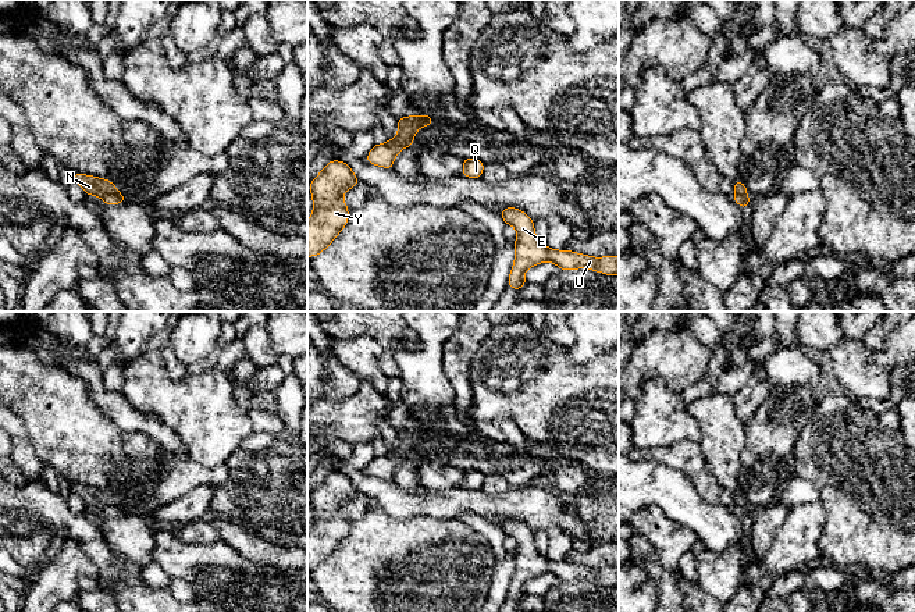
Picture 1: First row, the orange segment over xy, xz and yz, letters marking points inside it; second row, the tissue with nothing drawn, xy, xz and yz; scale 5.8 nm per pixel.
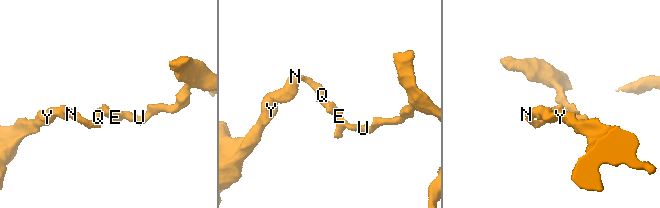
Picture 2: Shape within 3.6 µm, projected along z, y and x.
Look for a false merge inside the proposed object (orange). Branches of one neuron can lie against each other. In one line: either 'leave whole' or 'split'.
split

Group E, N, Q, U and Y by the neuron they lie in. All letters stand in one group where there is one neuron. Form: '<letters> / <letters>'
E Q U / N Y

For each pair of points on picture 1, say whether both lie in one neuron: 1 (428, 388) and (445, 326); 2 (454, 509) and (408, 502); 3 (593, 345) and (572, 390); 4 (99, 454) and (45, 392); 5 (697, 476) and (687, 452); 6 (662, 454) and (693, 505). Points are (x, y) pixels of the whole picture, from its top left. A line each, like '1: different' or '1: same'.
1: same
2: same
3: different
4: same
5: same
6: different

